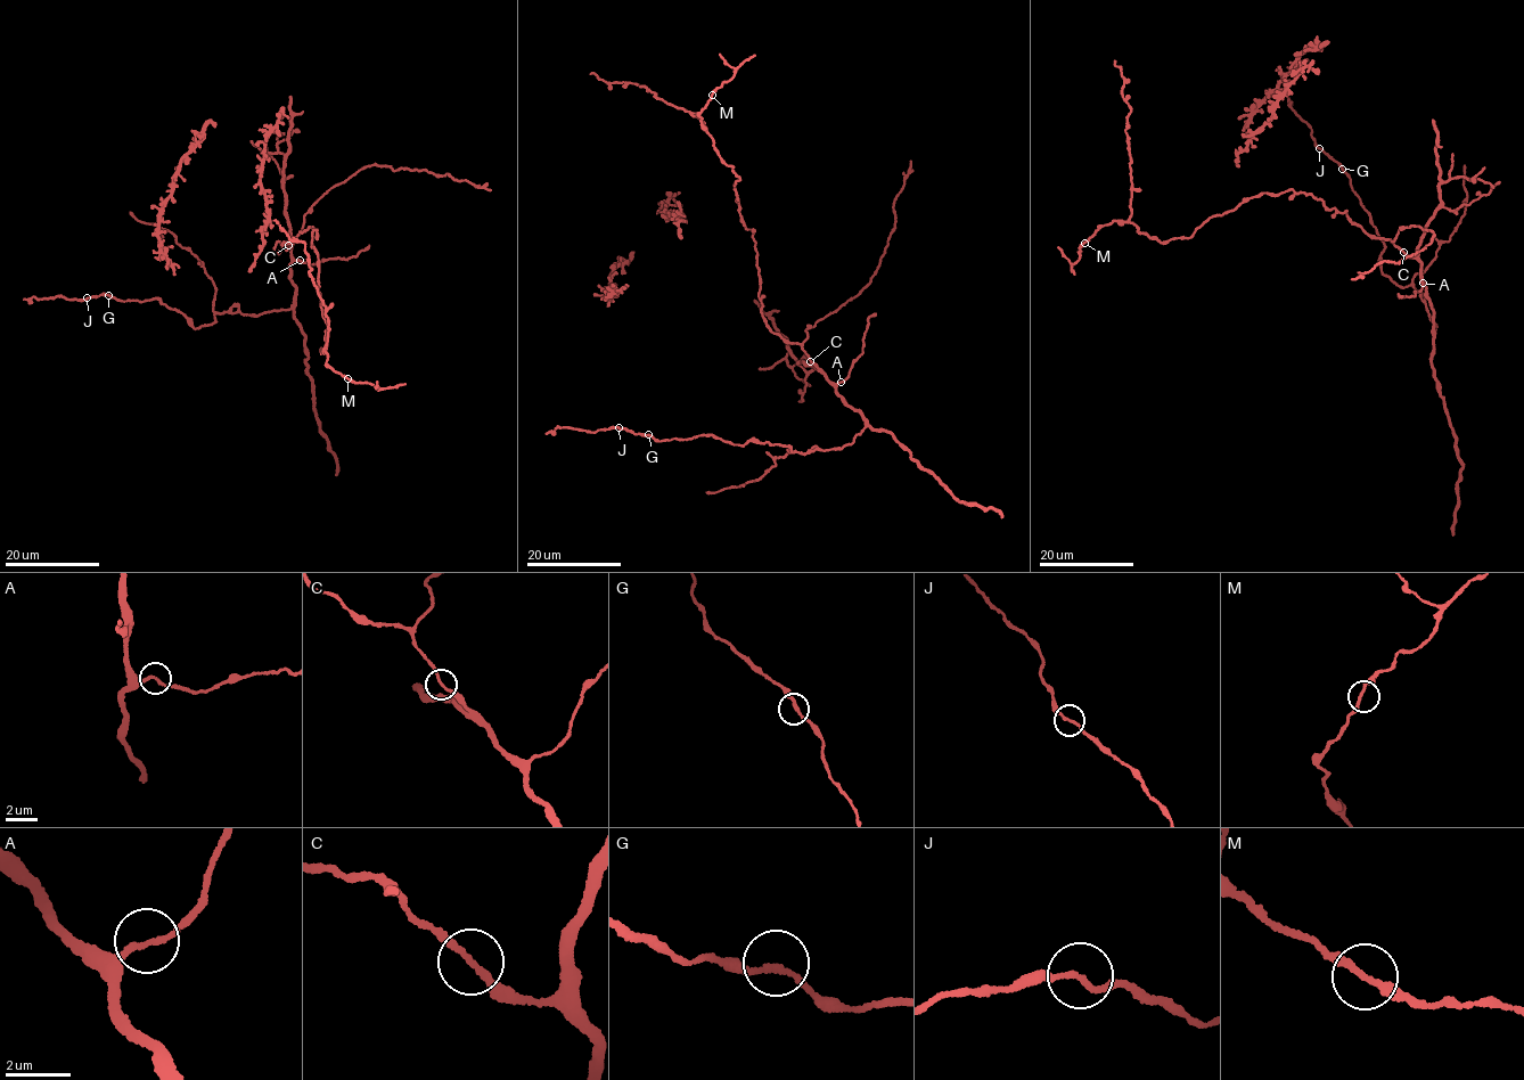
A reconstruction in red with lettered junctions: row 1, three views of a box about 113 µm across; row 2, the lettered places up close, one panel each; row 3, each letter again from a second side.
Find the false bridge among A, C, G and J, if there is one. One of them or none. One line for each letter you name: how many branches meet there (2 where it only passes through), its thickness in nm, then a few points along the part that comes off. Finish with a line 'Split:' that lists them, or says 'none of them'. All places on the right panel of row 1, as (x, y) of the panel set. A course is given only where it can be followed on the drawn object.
Split: none of them

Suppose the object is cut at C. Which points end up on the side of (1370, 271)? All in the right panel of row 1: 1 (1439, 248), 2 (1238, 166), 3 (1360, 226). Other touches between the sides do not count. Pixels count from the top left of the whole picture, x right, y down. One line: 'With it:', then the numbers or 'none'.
With it: 3

